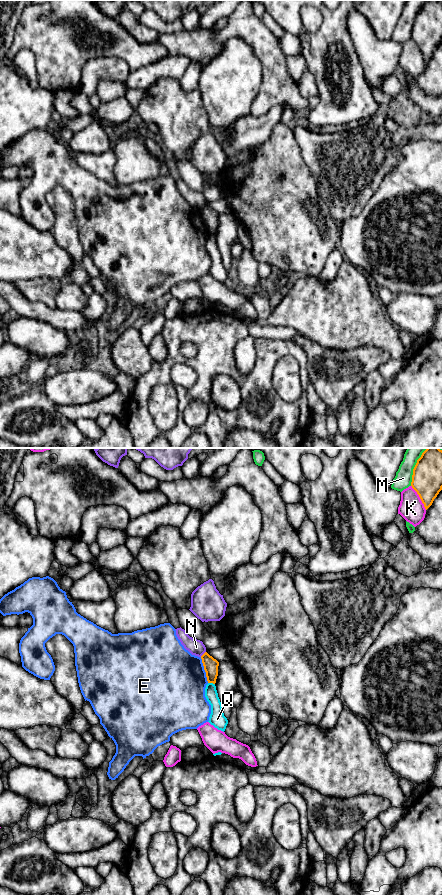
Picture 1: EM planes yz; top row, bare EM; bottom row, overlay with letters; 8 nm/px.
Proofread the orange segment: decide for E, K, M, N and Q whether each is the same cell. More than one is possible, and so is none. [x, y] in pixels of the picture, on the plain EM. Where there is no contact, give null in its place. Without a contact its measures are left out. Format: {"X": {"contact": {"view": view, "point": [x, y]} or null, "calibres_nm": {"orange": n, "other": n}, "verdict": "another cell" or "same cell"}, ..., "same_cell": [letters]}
{"E": {"contact": {"view": "yz", "point": [204, 221]}, "calibres_nm": {"orange": 120, "other": 500}, "verdict": "another cell"}, "K": {"contact": {"view": "yz", "point": [419, 48]}, "calibres_nm": {"orange": 240, "other": 200}, "verdict": "another cell"}, "M": {"contact": {"view": "yz", "point": [414, 19]}, "calibres_nm": {"orange": 240, "other": 140}, "verdict": "another cell"}, "N": {"contact": {"view": "yz", "point": [203, 206]}, "calibres_nm": {"orange": 120, "other": 130}, "verdict": "another cell"}, "Q": {"contact": {"view": "yz", "point": [211, 234]}, "calibres_nm": {"orange": 120, "other": 100}, "verdict": "another cell"}, "same_cell": []}

